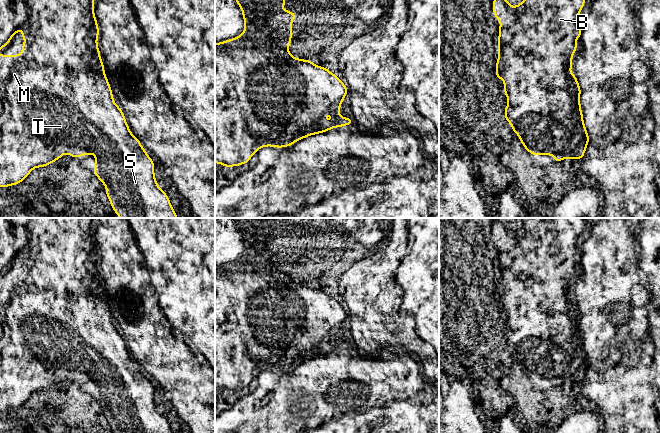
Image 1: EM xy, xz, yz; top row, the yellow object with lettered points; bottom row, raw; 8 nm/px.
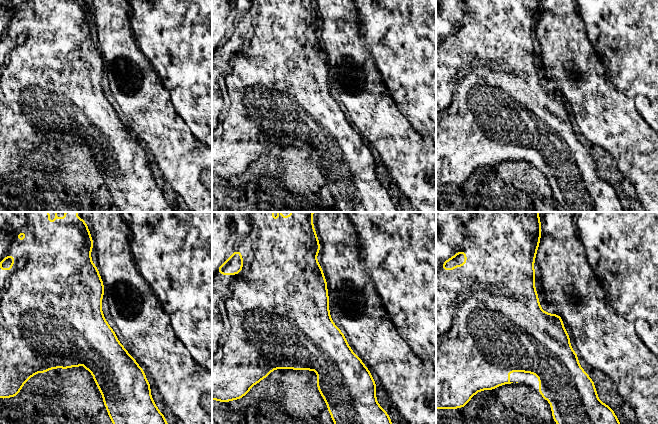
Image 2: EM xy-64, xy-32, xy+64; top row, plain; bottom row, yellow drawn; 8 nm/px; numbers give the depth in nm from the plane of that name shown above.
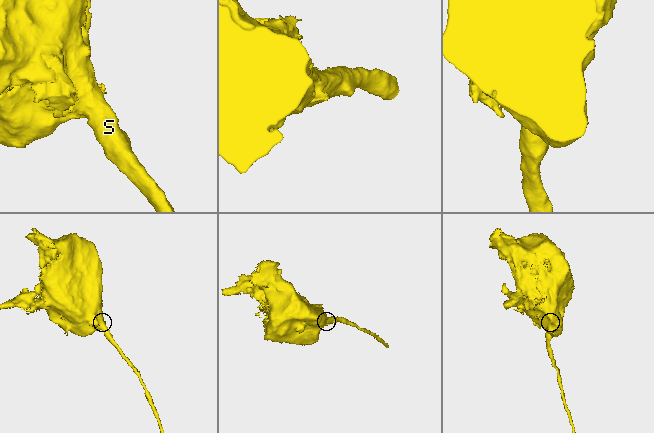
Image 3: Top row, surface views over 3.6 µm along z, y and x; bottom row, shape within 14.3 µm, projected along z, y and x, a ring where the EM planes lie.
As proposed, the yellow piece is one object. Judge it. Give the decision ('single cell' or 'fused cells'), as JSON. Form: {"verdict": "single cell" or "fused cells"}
{"verdict": "single cell"}

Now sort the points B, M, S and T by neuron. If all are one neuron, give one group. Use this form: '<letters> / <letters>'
B M S T

